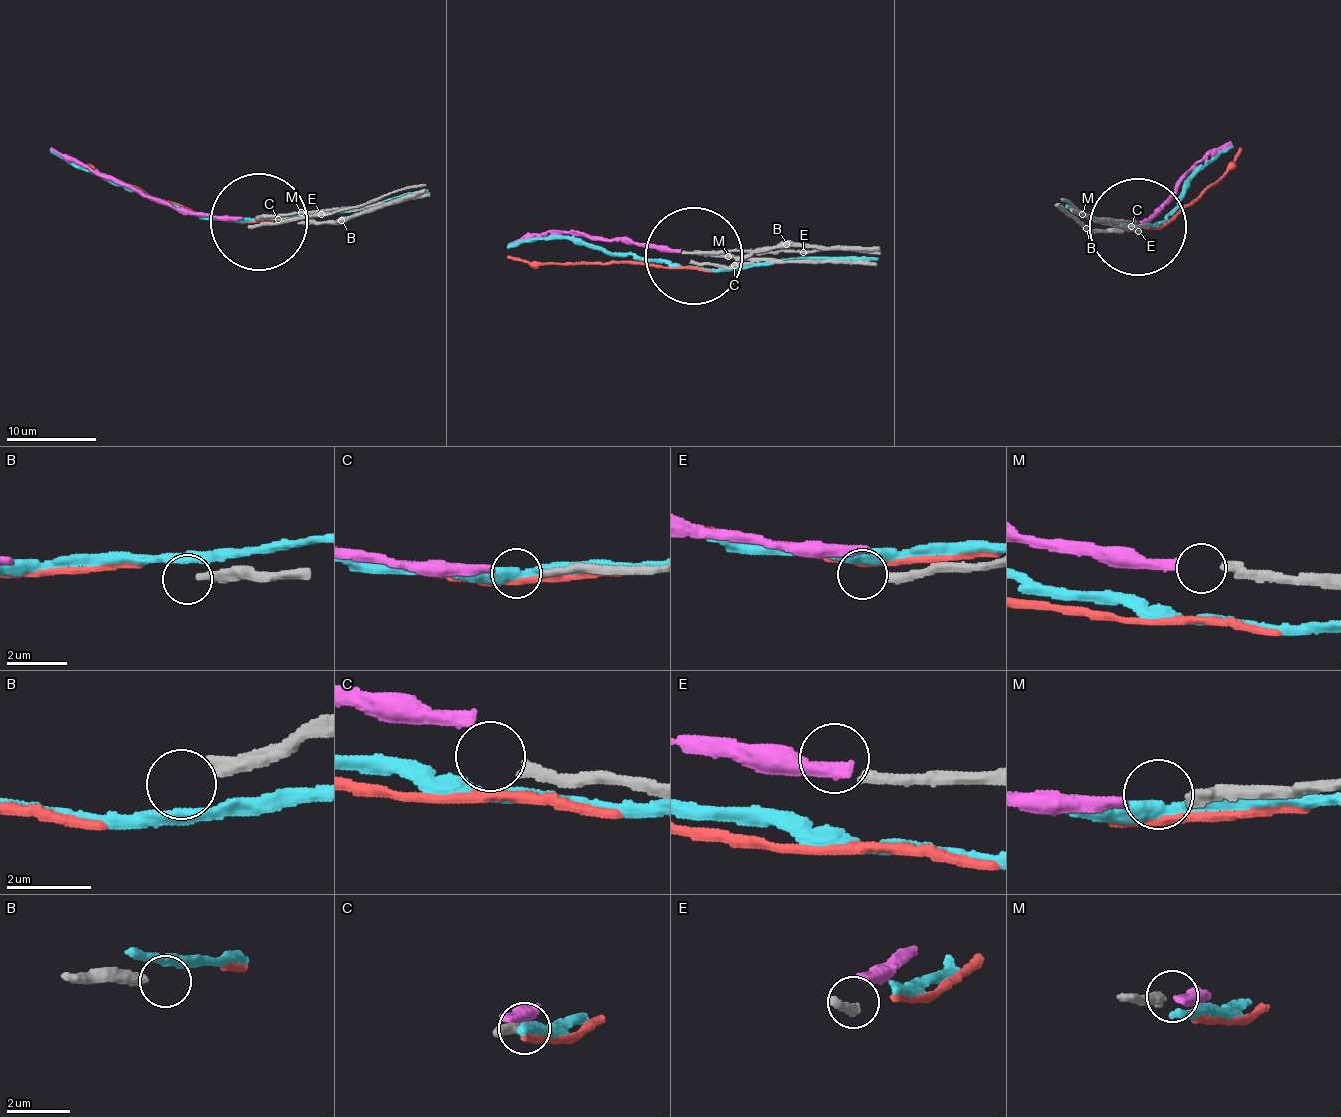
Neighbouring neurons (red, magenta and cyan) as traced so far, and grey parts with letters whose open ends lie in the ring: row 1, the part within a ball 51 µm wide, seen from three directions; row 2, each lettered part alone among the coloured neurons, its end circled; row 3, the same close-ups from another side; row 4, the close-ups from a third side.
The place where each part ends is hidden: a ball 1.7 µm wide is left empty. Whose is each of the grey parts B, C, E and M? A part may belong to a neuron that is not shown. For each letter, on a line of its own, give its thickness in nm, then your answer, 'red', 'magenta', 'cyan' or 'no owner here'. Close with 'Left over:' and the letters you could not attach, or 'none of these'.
B: 320 nm thick; no owner here
C: 260 nm thick; no owner here
E: 280 nm thick; no owner here
M: 260 nm thick; magenta
Left over: B, C, E

